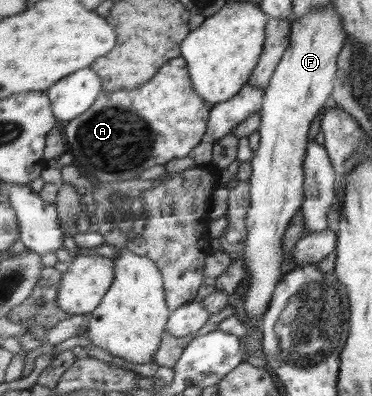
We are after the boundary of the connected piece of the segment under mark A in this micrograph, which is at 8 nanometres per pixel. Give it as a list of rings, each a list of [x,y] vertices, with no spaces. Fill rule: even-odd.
[[[181,56],[169,61],[149,85],[121,93],[103,95],[102,92],[95,103],[77,117],[77,121],[67,123],[65,137],[73,155],[73,165],[101,184],[132,180],[149,167],[187,157],[208,131],[207,117],[213,107],[192,89],[188,64]]]

